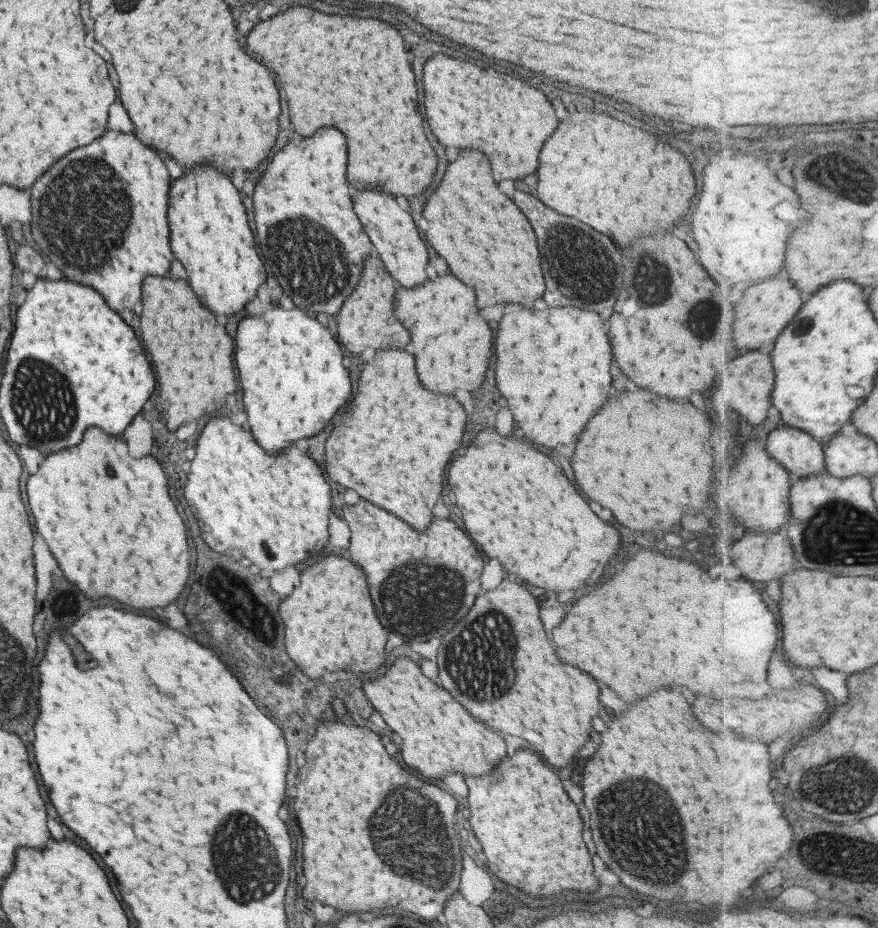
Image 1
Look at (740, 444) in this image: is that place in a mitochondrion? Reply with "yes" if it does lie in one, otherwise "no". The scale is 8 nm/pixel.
no

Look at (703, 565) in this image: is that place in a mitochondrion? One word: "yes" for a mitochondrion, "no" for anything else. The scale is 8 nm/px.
no

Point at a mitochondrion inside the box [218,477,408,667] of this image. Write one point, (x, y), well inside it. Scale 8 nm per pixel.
(261, 609)

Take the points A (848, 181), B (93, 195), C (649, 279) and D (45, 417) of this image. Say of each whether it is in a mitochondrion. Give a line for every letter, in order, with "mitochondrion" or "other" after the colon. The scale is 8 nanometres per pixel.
A: mitochondrion
B: mitochondrion
C: mitochondrion
D: mitochondrion

